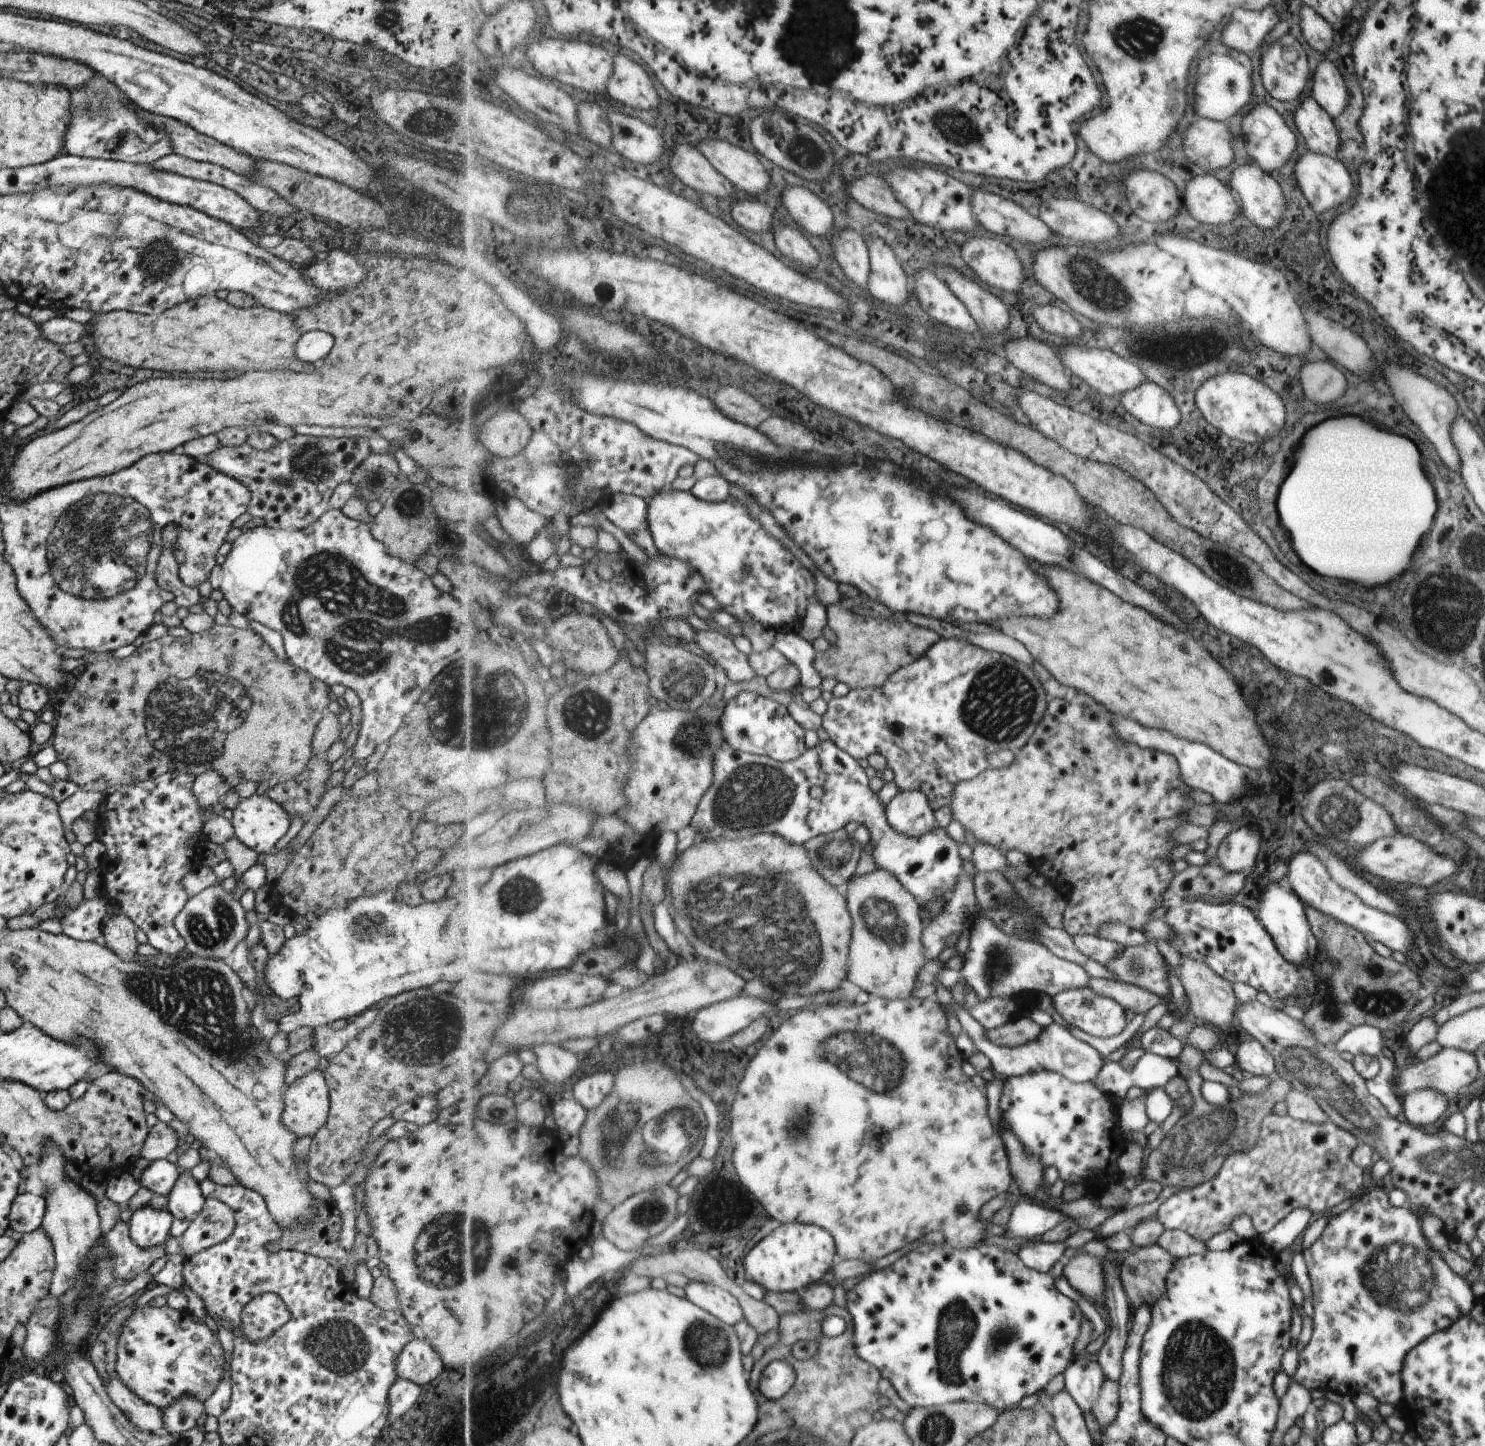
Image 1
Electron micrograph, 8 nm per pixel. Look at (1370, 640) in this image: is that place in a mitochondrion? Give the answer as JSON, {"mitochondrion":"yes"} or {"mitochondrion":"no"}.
{"mitochondrion":"no"}

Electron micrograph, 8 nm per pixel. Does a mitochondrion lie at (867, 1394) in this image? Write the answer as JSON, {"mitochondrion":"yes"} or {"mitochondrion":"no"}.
{"mitochondrion":"no"}

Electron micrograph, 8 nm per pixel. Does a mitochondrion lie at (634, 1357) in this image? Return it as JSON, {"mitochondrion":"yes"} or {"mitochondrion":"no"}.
{"mitochondrion":"no"}

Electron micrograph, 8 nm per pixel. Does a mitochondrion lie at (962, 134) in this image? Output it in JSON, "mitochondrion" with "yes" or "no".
{"mitochondrion":"yes"}

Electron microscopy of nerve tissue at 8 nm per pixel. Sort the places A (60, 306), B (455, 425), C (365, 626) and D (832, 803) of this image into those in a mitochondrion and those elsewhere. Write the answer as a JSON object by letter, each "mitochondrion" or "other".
{"A":"other","B":"other","C":"mitochondrion","D":"other"}

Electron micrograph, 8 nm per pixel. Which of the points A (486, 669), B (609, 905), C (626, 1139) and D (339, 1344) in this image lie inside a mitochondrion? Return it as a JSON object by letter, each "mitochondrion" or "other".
{"A":"mitochondrion","B":"other","C":"mitochondrion","D":"mitochondrion"}

